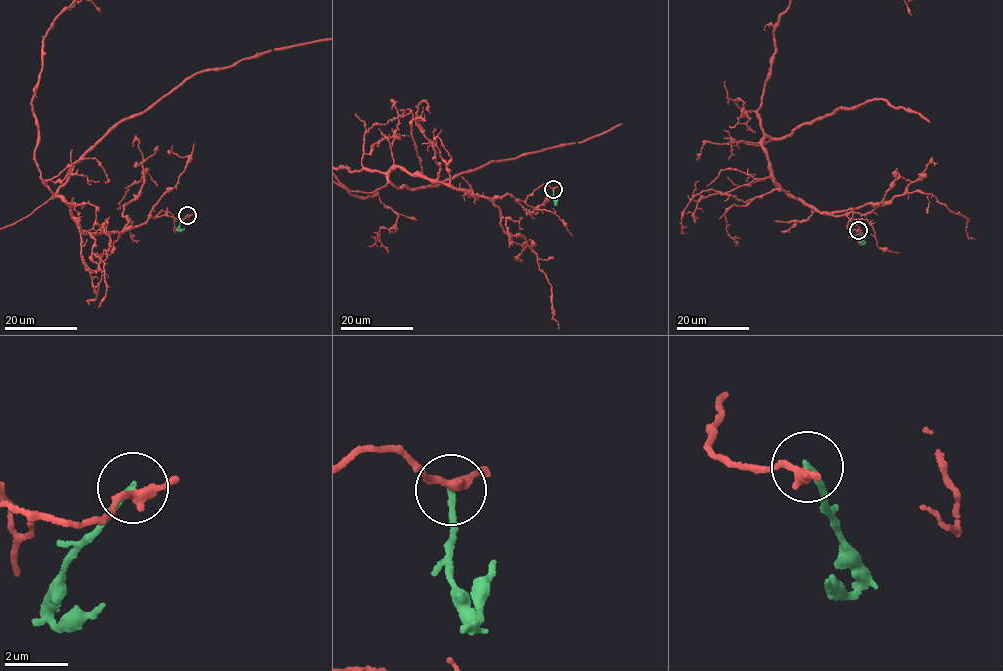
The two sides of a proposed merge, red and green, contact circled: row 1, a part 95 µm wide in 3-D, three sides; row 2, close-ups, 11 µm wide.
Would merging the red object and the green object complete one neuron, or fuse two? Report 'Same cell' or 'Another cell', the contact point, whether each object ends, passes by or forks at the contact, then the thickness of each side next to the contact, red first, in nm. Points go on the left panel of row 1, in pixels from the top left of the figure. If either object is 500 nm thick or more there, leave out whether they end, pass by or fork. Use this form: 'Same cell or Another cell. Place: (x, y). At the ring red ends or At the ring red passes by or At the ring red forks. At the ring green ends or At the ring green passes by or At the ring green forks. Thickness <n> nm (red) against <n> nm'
Another cell. Place: (187, 215). At the ring red passes by. At the ring green ends. Thickness 280 nm (red) against 190 nm

